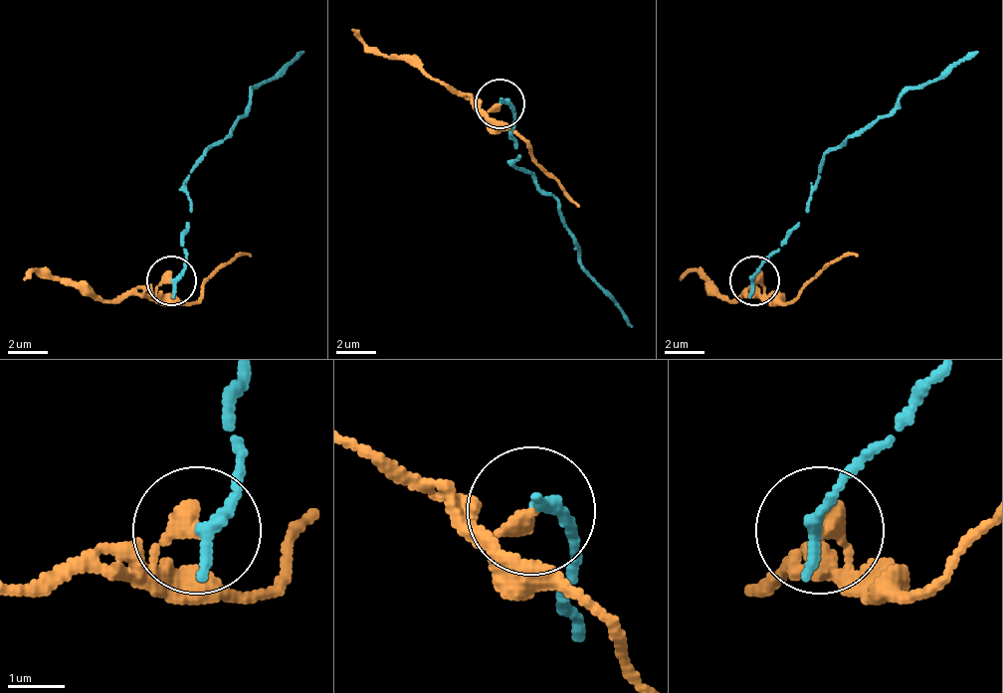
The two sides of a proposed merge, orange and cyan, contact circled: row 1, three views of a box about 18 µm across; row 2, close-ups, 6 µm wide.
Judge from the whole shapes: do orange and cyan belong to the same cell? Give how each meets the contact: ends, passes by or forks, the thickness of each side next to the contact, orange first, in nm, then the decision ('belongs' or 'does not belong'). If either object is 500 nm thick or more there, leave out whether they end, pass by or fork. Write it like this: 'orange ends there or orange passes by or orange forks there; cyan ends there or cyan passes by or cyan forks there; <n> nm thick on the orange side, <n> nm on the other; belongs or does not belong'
orange ends there; cyan ends there; 340 nm thick on the orange side, 240 nm on the other; does not belong

